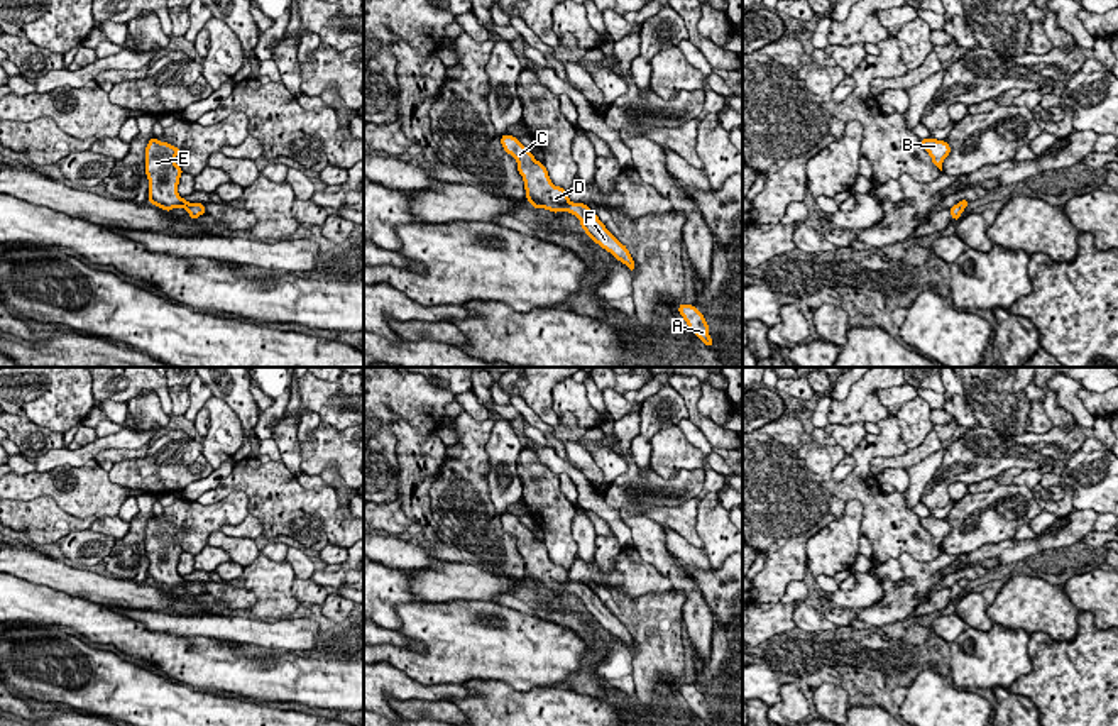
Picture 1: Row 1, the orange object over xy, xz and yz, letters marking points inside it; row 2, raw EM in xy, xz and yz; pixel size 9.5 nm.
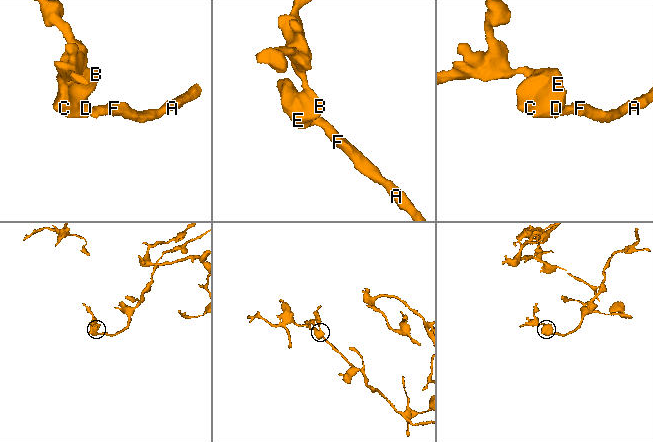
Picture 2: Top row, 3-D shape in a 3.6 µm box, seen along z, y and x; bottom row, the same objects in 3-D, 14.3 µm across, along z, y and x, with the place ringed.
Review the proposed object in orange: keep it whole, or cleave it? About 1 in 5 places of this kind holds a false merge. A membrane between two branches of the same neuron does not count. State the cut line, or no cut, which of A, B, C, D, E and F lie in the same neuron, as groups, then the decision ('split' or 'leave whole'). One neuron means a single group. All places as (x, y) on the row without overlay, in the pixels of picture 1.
no cut; A B C D E F; leave whole

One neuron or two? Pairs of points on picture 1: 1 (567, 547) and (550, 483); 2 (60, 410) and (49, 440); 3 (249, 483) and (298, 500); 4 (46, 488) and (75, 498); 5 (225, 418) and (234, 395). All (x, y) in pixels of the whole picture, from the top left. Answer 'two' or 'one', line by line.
1: one
2: two
3: one
4: one
5: two

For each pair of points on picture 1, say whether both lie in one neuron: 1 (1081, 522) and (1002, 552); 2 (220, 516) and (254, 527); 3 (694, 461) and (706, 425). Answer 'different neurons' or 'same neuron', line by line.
1: same neuron
2: different neurons
3: different neurons

